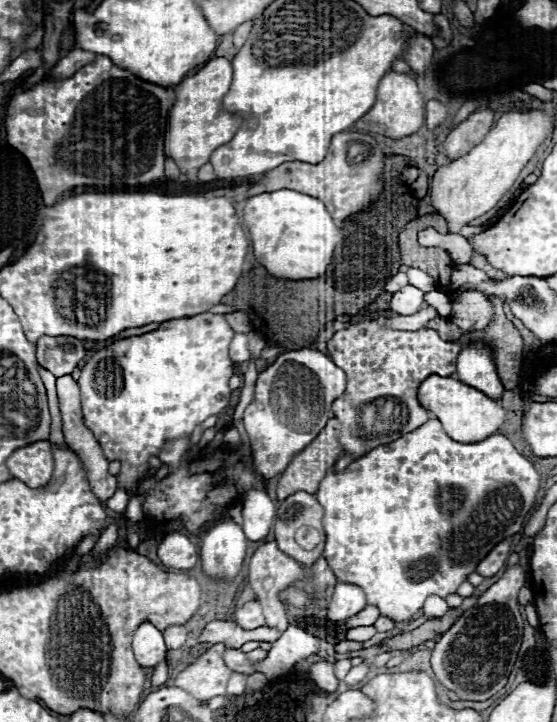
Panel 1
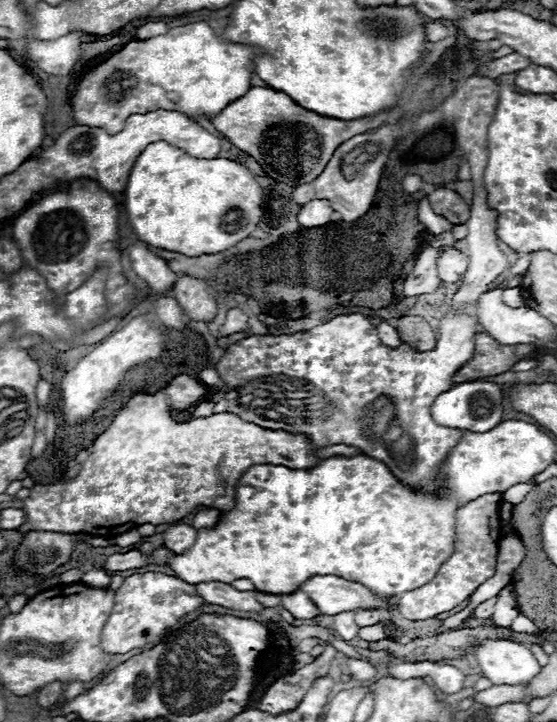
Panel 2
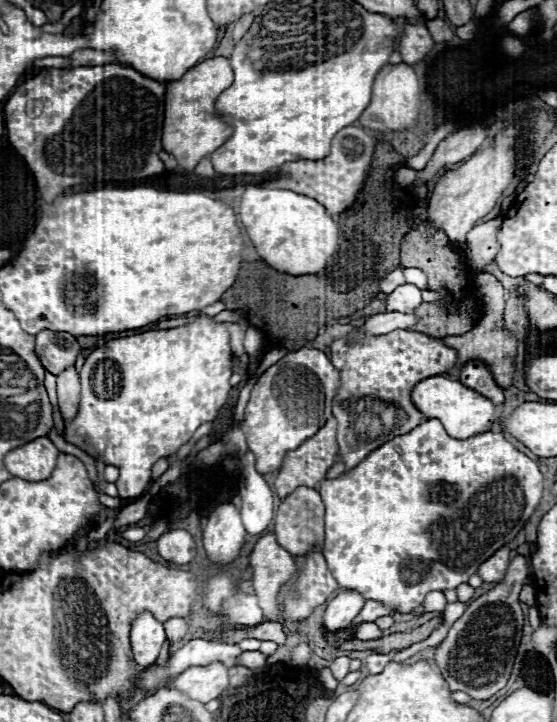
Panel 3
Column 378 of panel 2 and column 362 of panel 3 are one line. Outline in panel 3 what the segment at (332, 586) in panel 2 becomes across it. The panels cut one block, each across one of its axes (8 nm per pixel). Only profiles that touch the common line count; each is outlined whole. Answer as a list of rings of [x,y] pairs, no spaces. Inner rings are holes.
[[[342,590],[336,598],[332,598],[322,614],[322,624],[326,630],[336,632],[352,624],[358,612],[364,606],[364,598],[356,590]]]

